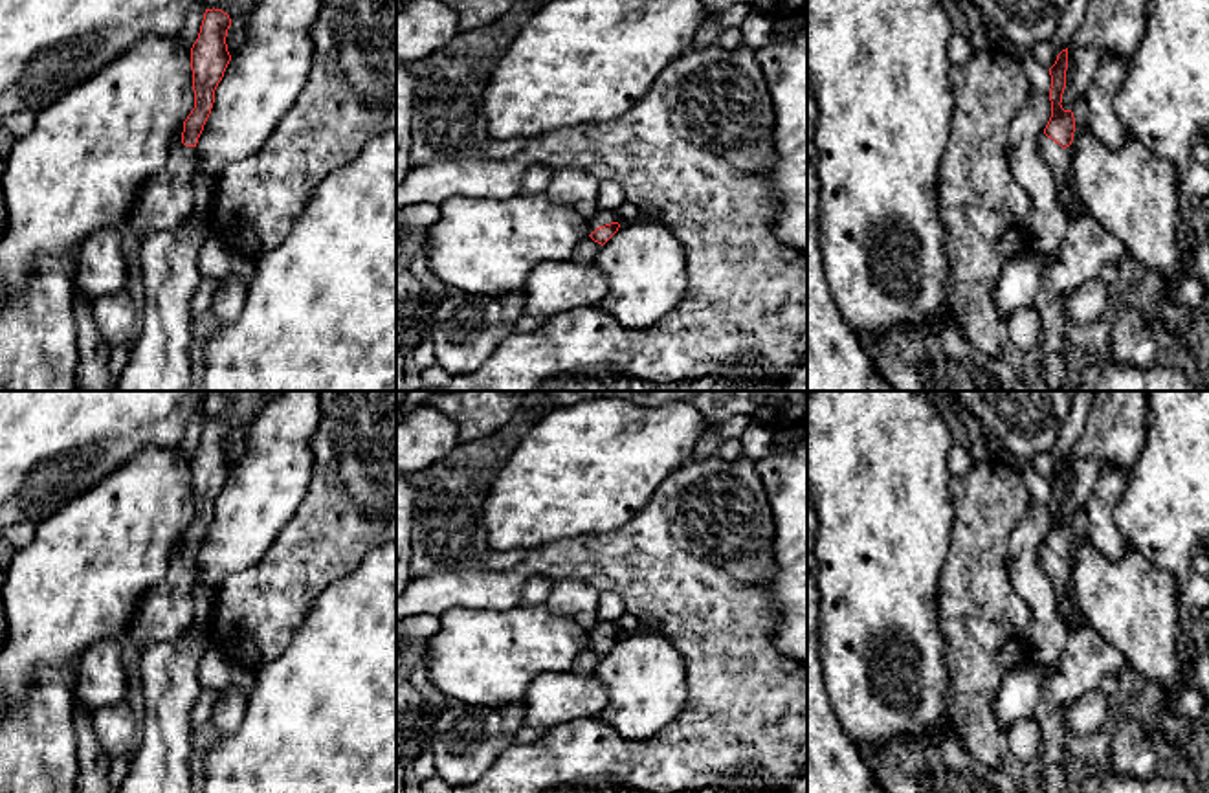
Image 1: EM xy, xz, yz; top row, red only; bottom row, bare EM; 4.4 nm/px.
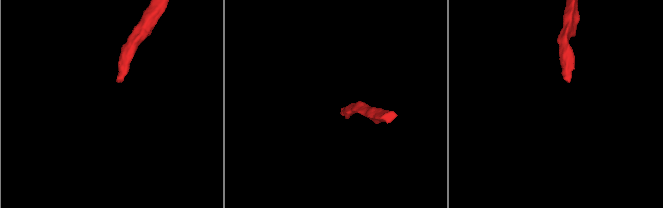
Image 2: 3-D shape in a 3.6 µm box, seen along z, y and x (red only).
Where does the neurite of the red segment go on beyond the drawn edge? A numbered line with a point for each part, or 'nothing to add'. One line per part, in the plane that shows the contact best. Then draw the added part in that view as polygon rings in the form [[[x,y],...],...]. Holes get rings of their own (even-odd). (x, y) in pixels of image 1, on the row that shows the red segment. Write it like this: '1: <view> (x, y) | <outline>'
1: yz (1059, 160) | [[[1079,101],[1079,105],[1073,106],[1071,112],[1075,117],[1075,132],[1073,132],[1075,141],[1077,134],[1088,125],[1088,117],[1082,101]],[[1044,132],[1038,136],[1038,152],[1042,154],[1042,158],[1046,160],[1046,163],[1053,173],[1059,204],[1070,215],[1070,218],[1088,213],[1073,185],[1073,173],[1071,173],[1073,141],[1070,147],[1062,149]]]

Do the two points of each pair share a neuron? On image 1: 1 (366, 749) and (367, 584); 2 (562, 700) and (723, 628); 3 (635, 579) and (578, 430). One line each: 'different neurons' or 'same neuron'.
1: same neuron
2: different neurons
3: different neurons

